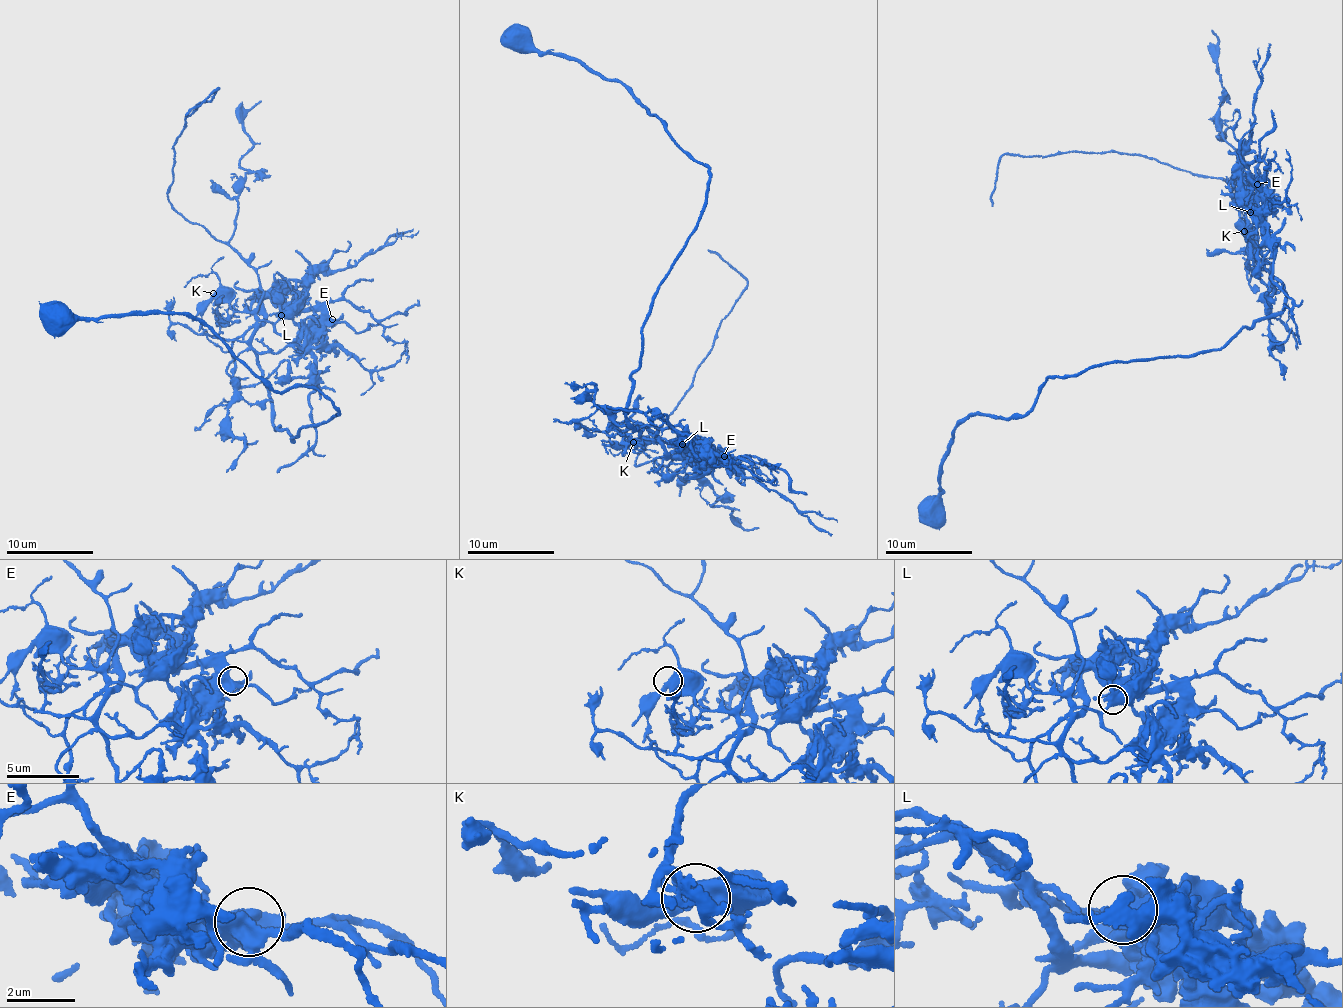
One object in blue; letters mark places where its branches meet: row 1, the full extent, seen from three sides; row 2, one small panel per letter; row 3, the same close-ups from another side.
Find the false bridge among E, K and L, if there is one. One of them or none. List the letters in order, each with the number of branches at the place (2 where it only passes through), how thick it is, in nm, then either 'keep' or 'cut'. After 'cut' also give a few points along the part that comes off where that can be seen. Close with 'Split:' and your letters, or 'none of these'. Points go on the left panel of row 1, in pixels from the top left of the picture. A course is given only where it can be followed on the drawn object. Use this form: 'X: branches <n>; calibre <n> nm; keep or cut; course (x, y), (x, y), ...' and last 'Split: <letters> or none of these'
E: branches 3; calibre 400 nm; keep
K: branches 3; calibre 400 nm; keep
L: branches 3; calibre 480 nm; cut; course (281, 315), (271, 323), (257, 316), (255, 269), (169, 201), (173, 142), (195, 103), (217, 88), (185, 115)
Split: L

